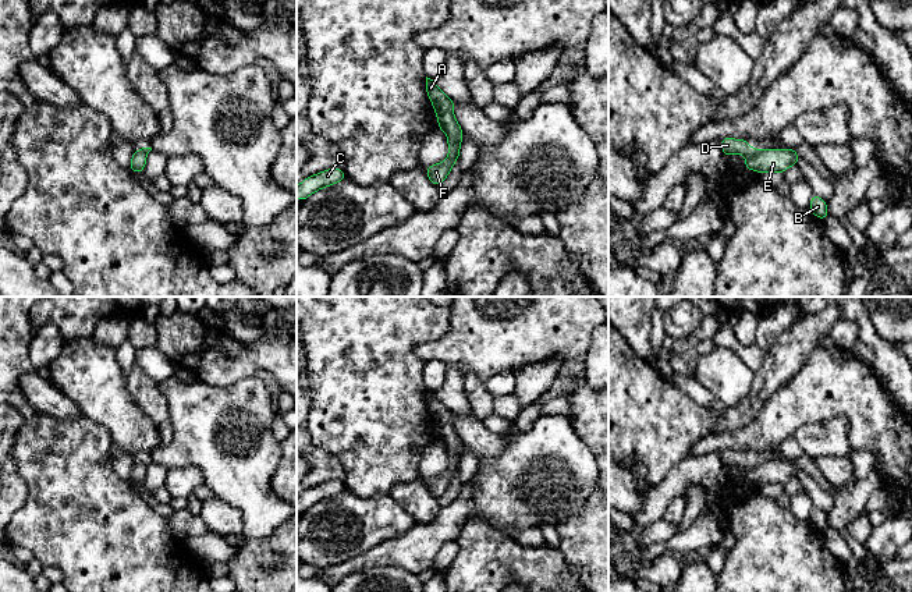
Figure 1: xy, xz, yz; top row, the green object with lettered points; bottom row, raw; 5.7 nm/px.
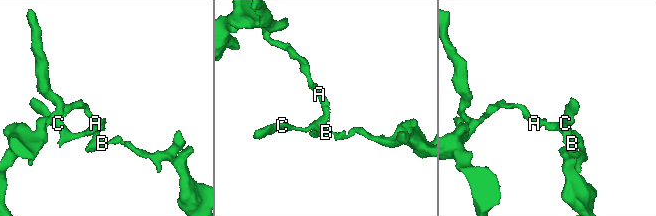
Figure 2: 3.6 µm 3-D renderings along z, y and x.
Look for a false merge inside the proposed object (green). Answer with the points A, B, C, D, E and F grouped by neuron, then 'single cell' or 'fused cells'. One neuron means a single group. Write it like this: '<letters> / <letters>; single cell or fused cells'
A D / B C E F; fused cells

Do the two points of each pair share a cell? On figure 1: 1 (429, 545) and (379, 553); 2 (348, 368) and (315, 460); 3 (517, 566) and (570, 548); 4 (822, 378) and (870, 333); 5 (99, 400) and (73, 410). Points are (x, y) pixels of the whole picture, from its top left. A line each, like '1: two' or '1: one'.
1: one
2: two
3: two
4: two
5: two

